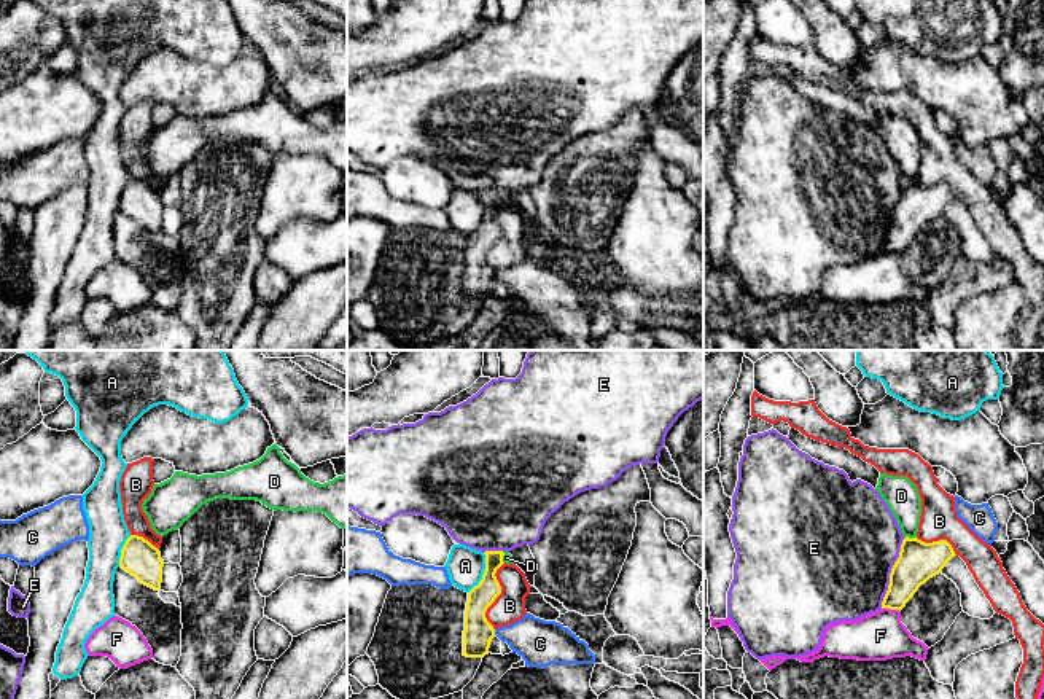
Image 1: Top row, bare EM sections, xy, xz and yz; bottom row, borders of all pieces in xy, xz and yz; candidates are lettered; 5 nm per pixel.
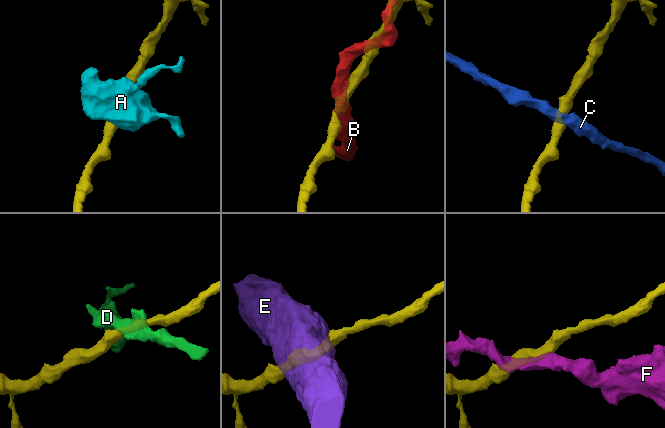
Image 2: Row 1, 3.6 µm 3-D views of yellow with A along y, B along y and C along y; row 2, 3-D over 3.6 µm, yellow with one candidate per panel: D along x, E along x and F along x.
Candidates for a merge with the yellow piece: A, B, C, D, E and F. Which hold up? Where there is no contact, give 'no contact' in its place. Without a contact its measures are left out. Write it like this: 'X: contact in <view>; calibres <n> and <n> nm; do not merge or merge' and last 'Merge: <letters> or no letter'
A: contact in xz; calibres 120 and 190 nm; do not merge
B: contact in xz; calibres 150 and 160 nm; do not merge
C: contact in xz; calibres 150 and 240 nm; do not merge
D: contact in yz; calibres 200 and 170 nm; do not merge
E: contact in yz; calibres 200 and 500 nm; do not merge
F: contact in yz; calibres 190 and 240 nm; do not merge
Merge: no letter

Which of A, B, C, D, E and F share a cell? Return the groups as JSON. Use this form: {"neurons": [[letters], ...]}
{"neurons": [["A"], ["B"], ["C"], ["D"], ["E"], ["F"]]}

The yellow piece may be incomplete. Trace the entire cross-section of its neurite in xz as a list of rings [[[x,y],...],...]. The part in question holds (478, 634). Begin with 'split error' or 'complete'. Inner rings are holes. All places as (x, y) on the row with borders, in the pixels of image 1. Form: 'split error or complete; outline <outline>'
complete; outline [[[485,551],[485,570],[482,580],[468,592],[463,631],[463,656],[484,658],[489,654],[490,642],[495,637],[493,626],[487,621],[485,611],[501,594],[495,576],[504,564],[503,551]]]

